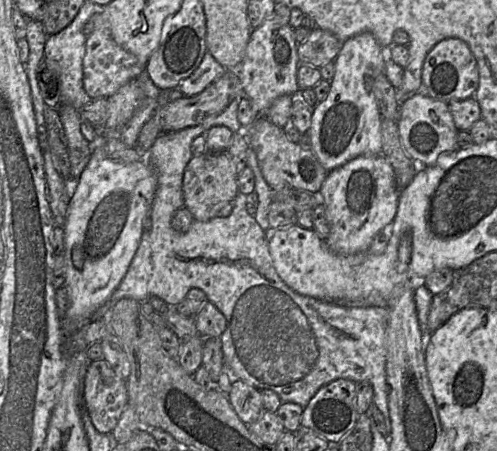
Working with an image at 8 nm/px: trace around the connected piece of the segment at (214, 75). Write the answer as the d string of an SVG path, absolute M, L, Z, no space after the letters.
M206 51L199 67L190 76L181 80L177 89L185 97L195 96L222 77L226 71L227 69Z

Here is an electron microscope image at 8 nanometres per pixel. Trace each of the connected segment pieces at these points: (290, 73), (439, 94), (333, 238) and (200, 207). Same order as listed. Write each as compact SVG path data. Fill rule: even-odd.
M276 2L277 13L252 30L245 56L237 68L243 95L251 101L261 115L278 97L293 96L300 91L297 82L299 44L295 40L295 29L289 24L289 11L290 9L278 6Z
M446 38L428 52L422 67L420 94L448 103L473 97L478 86L478 64L465 41L459 38Z
M383 155L358 156L328 172L318 196L318 202L325 207L326 218L330 228L325 241L328 248L334 253L343 255L367 251L374 237L384 228L389 228L393 222L397 212L398 199L399 189L396 184L395 171Z
M206 151L193 155L185 167L182 183L184 207L194 220L206 222L218 216L218 212L227 203L233 203L238 194L238 182L234 165L226 152Z

